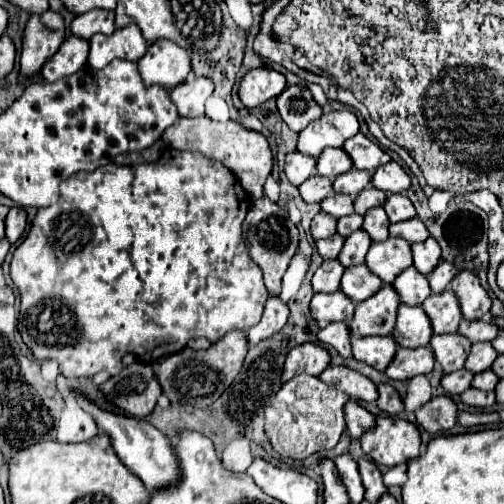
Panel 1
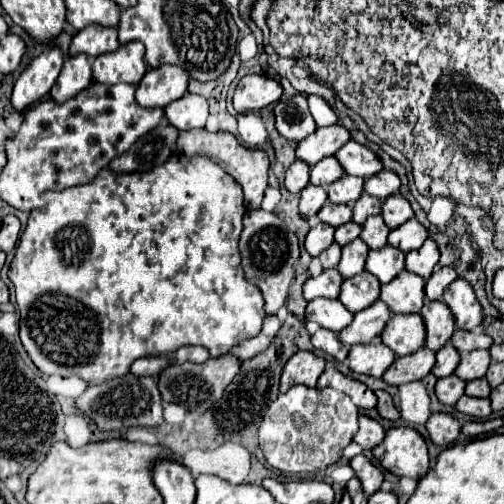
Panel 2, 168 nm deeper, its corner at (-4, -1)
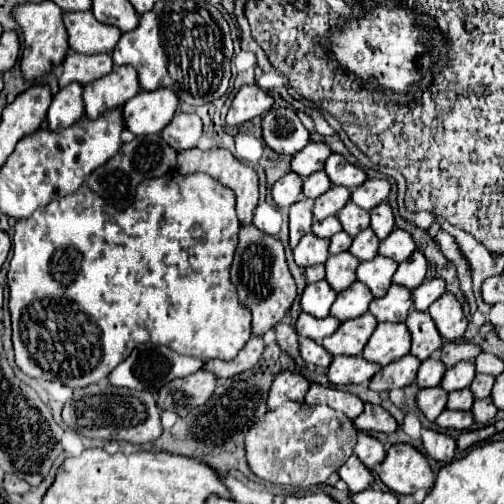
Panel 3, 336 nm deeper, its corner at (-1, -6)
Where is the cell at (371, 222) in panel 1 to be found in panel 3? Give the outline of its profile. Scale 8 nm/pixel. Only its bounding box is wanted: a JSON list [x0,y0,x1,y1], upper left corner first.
[349,229,379,261]

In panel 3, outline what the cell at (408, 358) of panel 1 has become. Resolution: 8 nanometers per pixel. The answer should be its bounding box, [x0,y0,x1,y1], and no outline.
[369,355,421,391]

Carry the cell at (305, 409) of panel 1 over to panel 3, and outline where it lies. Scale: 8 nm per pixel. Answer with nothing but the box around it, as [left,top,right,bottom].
[247,401,357,487]

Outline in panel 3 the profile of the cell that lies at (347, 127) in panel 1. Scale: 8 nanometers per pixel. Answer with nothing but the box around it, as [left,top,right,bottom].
[291,141,331,177]

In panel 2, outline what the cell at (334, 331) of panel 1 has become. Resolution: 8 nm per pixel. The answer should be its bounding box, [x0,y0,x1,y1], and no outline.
[310,328,348,362]

